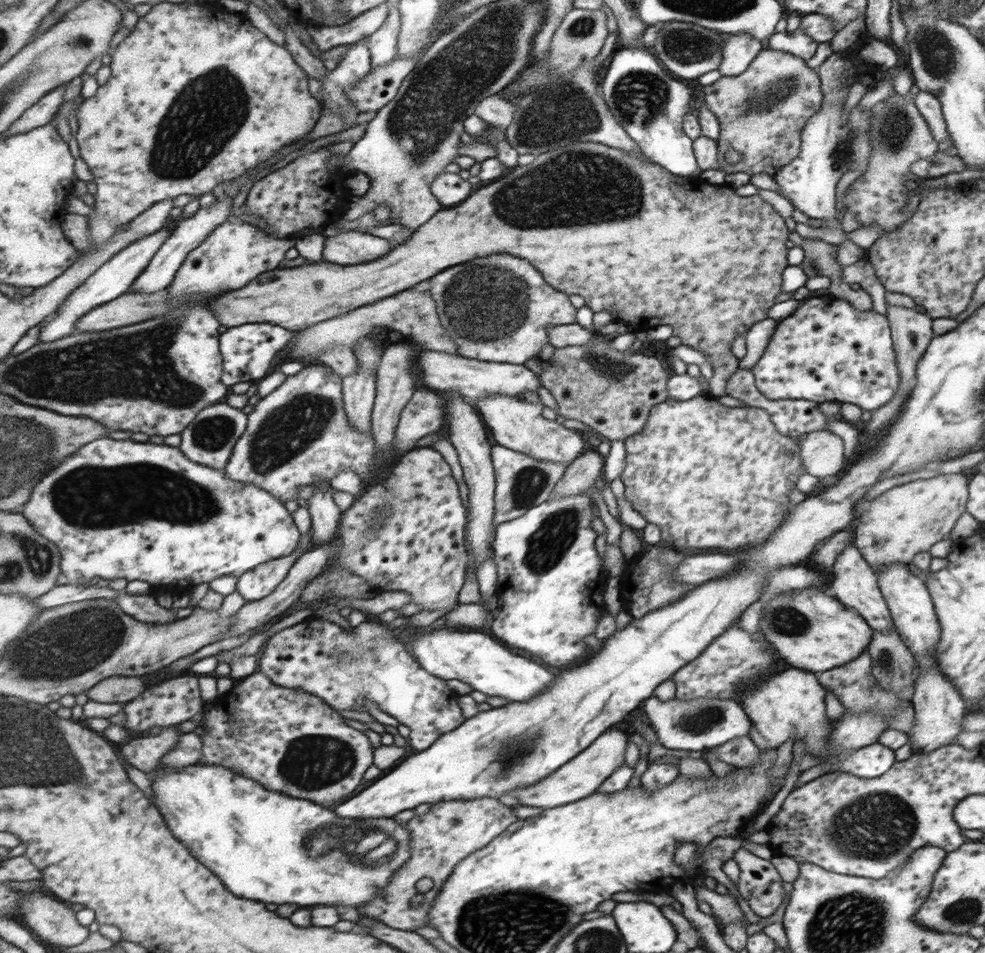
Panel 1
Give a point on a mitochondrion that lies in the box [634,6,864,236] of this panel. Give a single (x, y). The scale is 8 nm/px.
(780, 89)

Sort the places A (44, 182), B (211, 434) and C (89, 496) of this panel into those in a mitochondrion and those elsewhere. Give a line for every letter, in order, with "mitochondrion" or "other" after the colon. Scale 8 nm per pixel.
A: other
B: mitochondrion
C: mitochondrion

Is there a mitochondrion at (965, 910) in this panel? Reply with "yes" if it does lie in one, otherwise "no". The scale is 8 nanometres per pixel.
yes

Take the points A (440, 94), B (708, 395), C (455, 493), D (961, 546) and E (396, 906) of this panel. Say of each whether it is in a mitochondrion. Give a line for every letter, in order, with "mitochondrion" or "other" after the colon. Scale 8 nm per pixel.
A: mitochondrion
B: other
C: other
D: other
E: other

